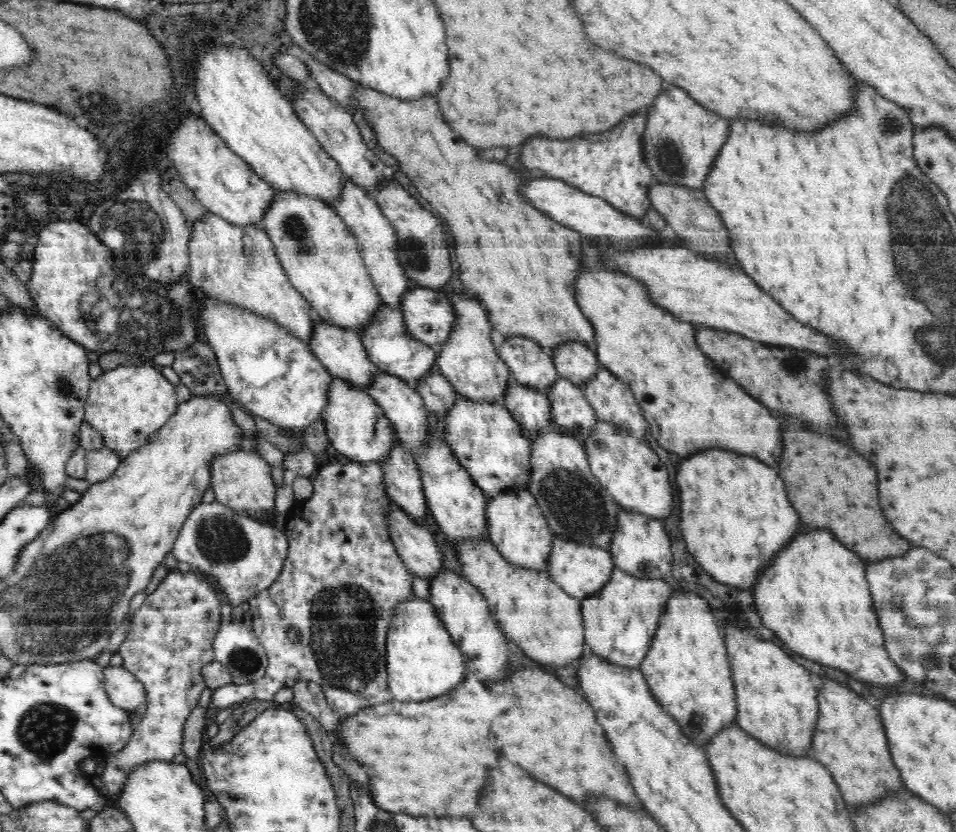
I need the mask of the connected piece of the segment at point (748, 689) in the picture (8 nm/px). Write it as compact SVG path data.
M726 626L725 647L737 696L736 722L740 728L752 732L752 736L770 748L780 748L780 752L792 752L792 756L810 752L819 708L808 670L790 658L778 644L758 640L758 637L748 638L738 626Z

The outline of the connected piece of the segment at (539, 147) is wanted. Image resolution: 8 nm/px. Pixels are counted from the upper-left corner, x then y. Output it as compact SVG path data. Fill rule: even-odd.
M634 114L624 118L612 130L600 134L582 134L570 140L552 140L544 136L530 138L522 146L522 164L528 170L540 170L538 175L563 180L582 192L603 197L614 208L630 216L645 216L651 207L648 189L654 178L642 156L640 136L644 134L644 124L646 116Z

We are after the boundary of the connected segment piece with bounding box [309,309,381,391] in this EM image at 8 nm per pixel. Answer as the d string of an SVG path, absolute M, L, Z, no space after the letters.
M313 309L309 313L313 320L313 334L309 340L309 348L314 356L328 369L333 377L343 377L351 381L353 385L360 386L364 391L368 390L374 374L381 372L379 368L368 358L361 336L352 329L345 329L334 322L322 320Z

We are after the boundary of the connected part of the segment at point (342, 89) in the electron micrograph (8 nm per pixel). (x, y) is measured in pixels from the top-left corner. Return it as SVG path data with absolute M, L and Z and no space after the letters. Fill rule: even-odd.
M316 59L306 61L305 65L310 71L310 76L314 77L321 86L322 91L327 92L327 95L334 100L342 102L342 105L351 104L352 100L349 96L352 96L353 86L348 77L338 74Z

